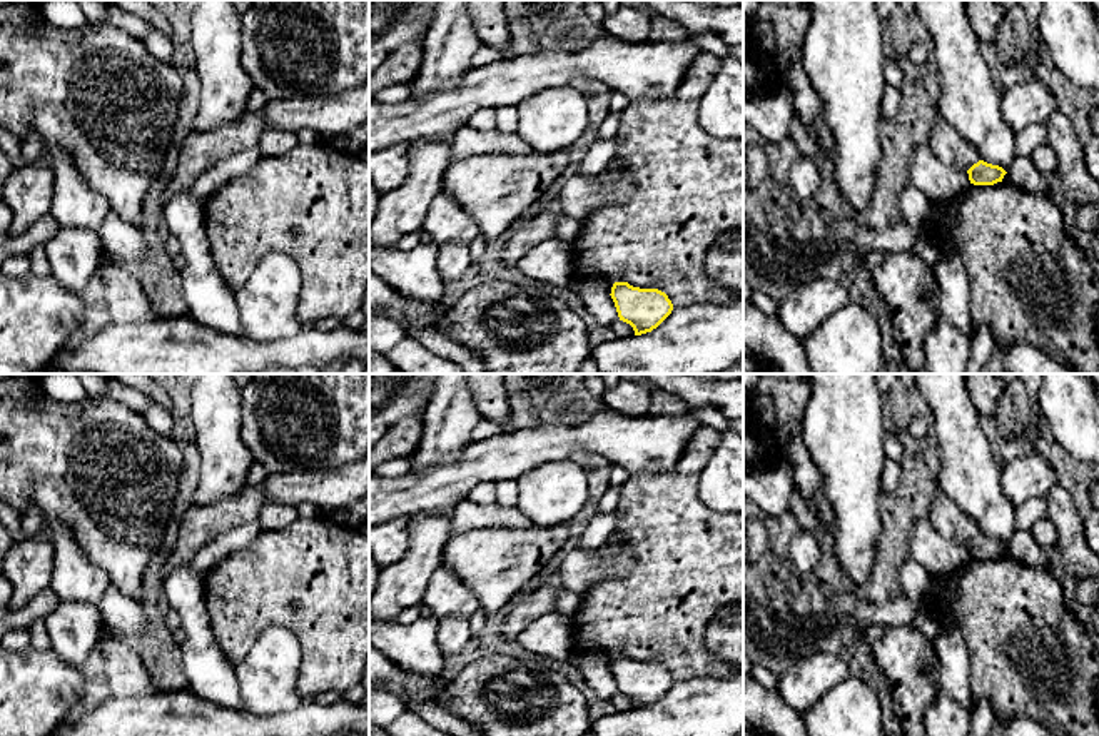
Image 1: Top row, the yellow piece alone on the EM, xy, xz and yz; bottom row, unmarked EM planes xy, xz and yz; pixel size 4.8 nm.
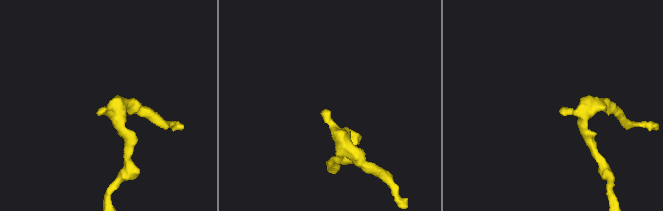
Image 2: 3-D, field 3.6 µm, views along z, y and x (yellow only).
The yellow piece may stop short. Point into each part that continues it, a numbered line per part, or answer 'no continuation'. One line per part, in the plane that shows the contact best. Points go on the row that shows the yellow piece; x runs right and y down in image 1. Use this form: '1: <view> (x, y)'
no continuation

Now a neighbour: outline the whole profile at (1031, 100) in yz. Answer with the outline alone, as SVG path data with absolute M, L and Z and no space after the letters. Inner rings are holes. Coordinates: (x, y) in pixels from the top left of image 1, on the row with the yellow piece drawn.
M1026 78L1002 92L1000 108L1009 127L1019 130L1046 124L1059 110L1052 88L1039 78Z

